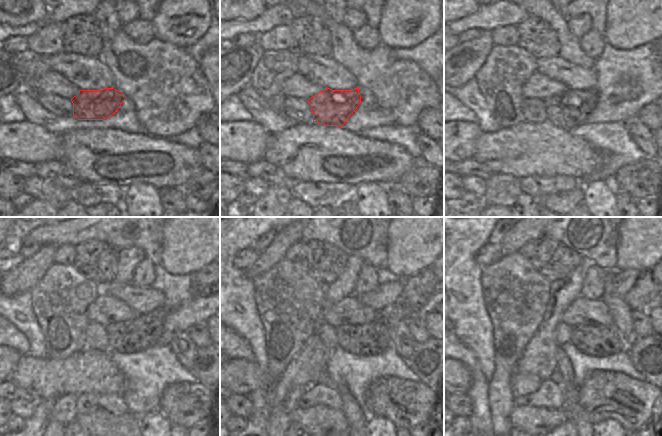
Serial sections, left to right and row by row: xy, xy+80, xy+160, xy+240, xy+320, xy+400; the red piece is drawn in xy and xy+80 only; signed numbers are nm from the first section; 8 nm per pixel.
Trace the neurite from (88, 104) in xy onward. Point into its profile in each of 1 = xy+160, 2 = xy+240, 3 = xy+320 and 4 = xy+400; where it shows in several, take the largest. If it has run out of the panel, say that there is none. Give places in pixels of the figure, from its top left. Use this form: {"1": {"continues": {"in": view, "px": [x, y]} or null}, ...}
{"1": {"continues": {"in": "xy+160", "px": [568, 110]}}, "2": {"continues": {"in": "xy+240", "px": [135, 335]}}, "3": {"continues": {"in": "xy+320", "px": [371, 339]}}, "4": {"continues": {"in": "xy+400", "px": [599, 341]}}}

